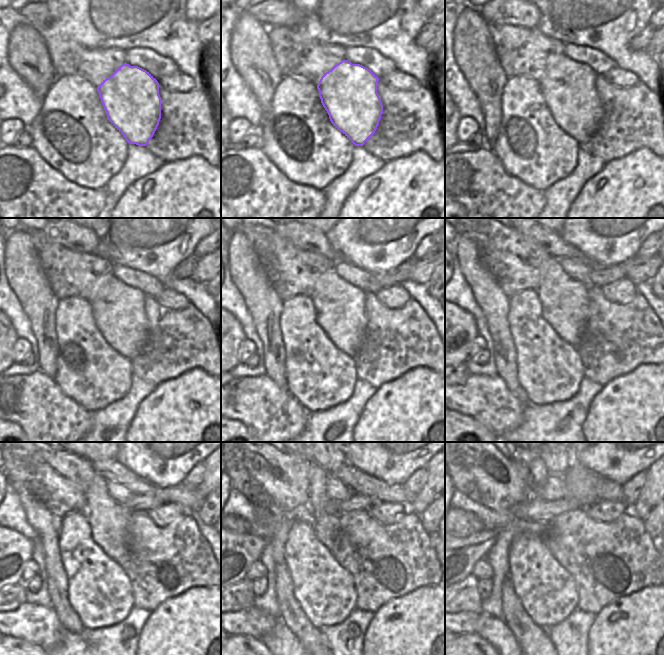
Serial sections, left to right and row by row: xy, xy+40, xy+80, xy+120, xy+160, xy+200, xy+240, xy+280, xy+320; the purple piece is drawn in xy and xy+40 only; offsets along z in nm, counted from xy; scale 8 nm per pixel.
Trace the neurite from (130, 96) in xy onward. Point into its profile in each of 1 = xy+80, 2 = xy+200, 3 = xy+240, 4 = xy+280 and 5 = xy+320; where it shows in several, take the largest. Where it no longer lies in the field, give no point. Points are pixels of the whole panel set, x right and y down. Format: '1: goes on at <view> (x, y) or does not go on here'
1: goes on at xy+80 (568, 87)
2: goes on at xy+200 (564, 301)
3: goes on at xy+240 (109, 520)
4: goes on at xy+280 (327, 527)
5: goes on at xy+320 (539, 473)

